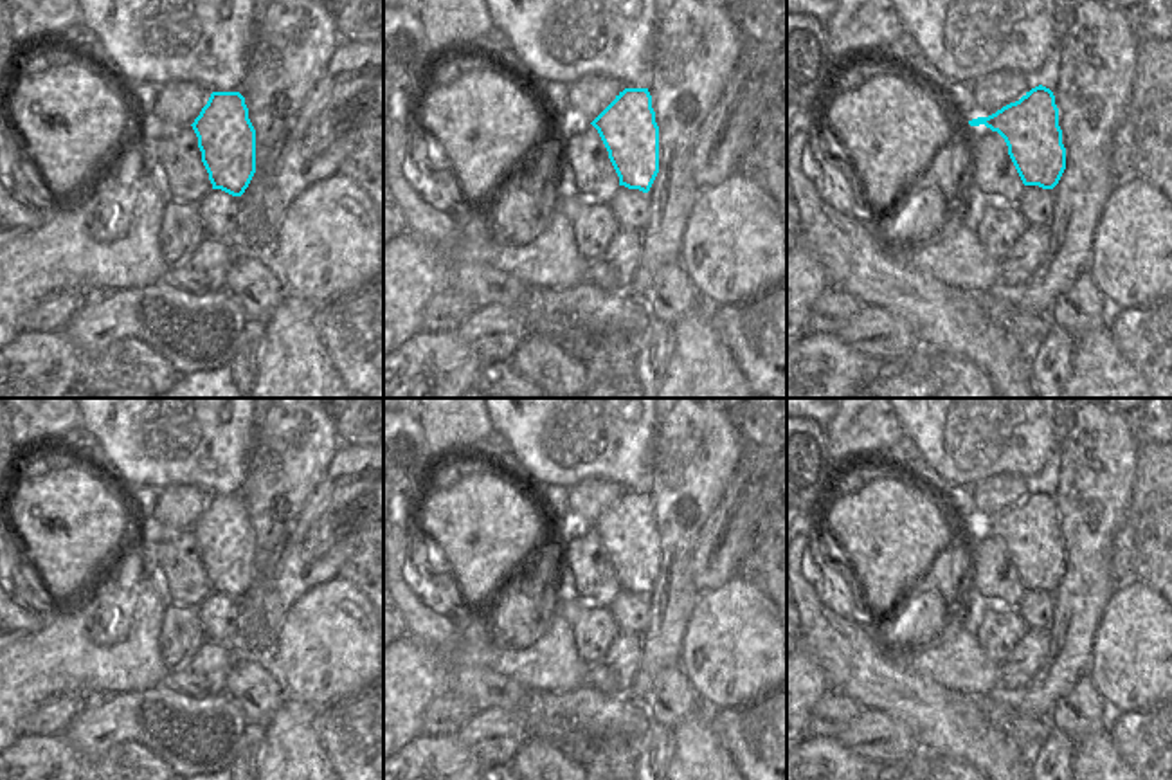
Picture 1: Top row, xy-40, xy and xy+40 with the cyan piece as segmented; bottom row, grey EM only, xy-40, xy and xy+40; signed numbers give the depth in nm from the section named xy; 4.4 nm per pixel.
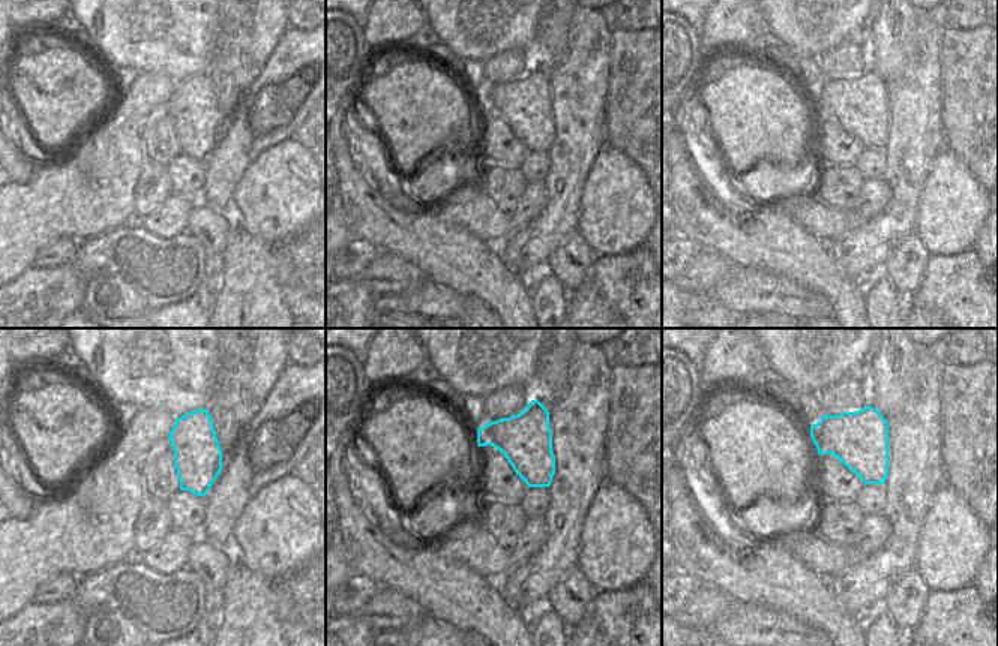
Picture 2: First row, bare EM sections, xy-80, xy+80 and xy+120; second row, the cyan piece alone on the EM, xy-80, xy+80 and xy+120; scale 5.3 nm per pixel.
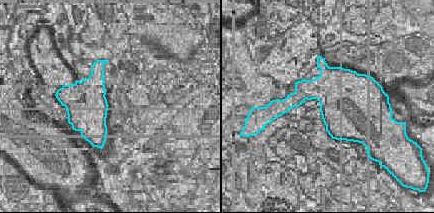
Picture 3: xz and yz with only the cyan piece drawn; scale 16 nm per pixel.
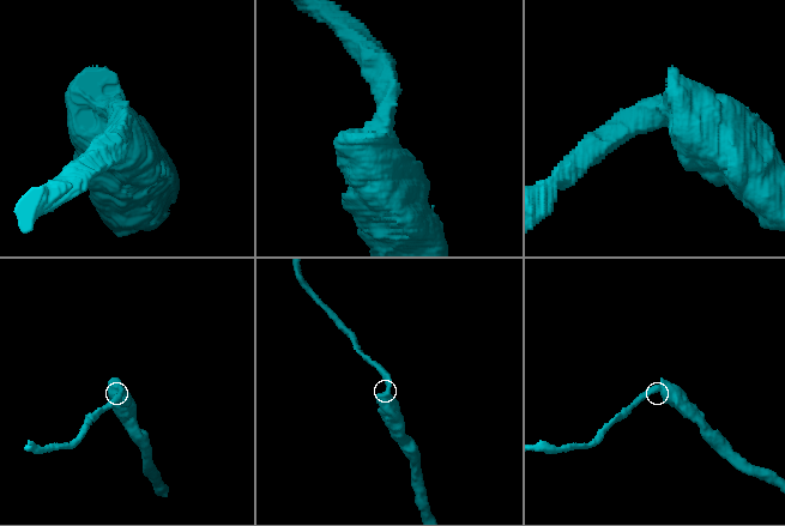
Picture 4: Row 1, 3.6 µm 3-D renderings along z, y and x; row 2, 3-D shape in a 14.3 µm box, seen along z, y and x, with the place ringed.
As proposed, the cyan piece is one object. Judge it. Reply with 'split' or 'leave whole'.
split

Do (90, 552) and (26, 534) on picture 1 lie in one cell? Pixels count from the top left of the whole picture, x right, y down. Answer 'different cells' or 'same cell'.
same cell

